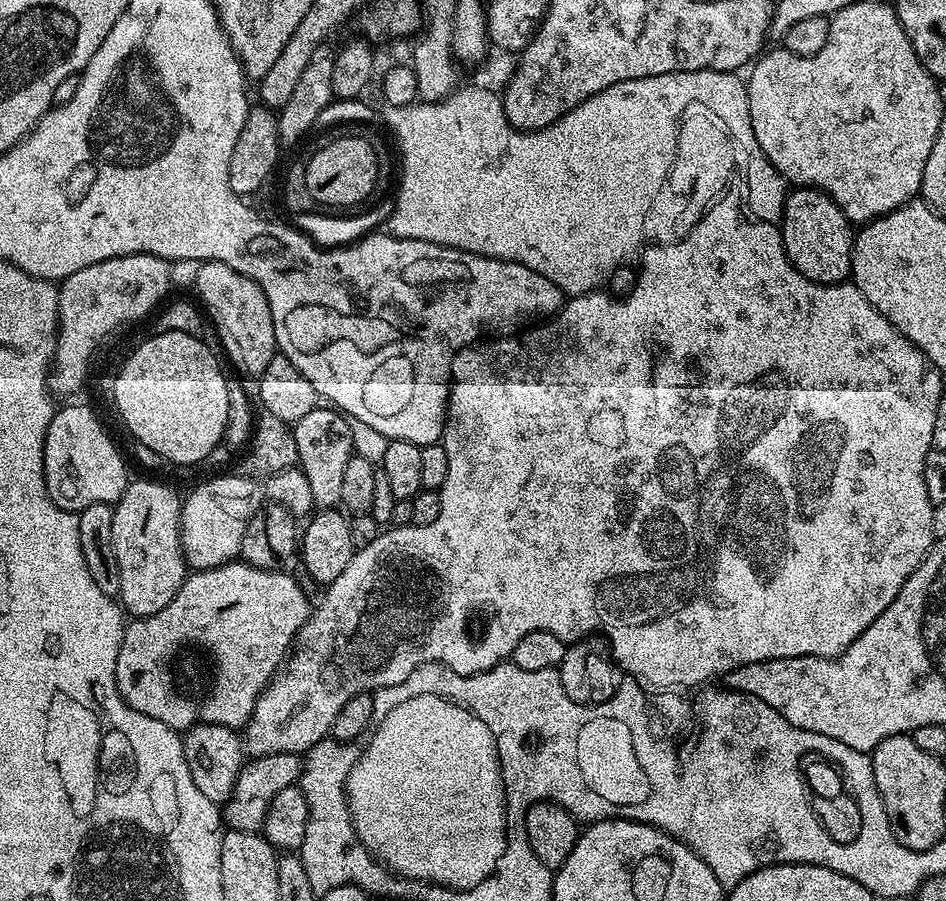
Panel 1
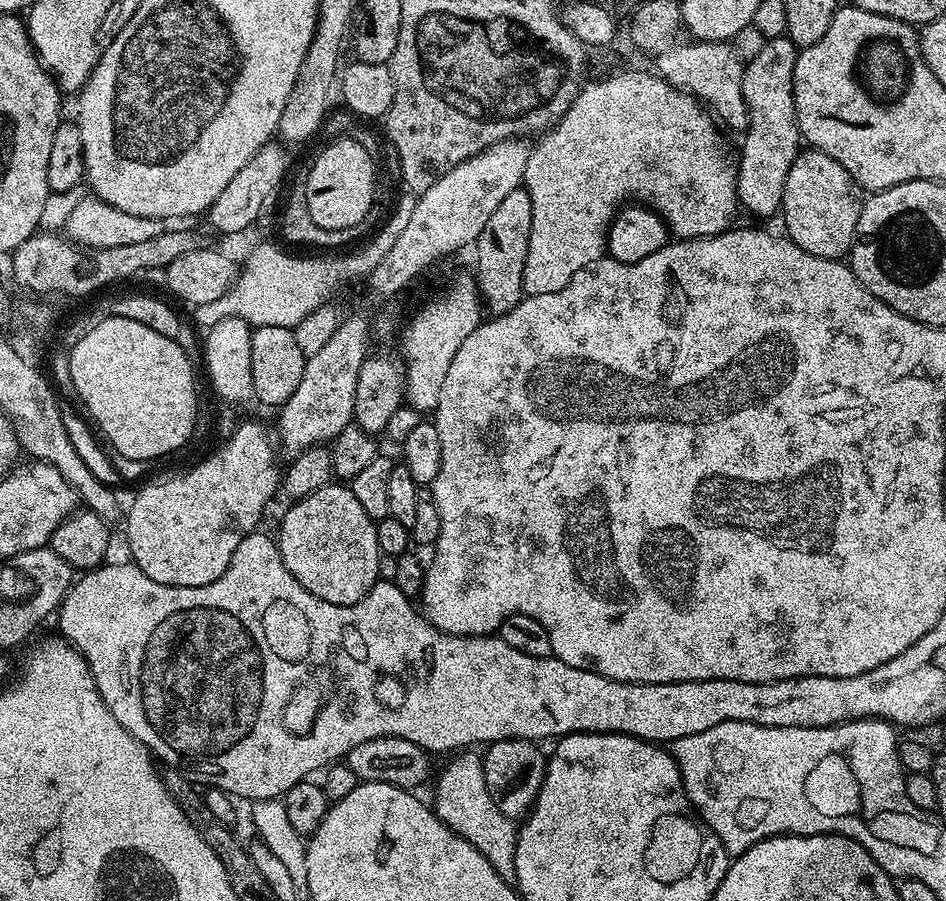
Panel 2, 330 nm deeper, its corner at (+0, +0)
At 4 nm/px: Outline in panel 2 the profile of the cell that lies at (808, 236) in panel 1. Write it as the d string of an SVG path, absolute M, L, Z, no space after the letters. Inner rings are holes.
M815 150L801 151L790 166L790 174L786 174L783 231L788 239L806 250L806 254L840 260L851 253L864 202L860 185L846 174L846 170L842 170L842 166L838 166L838 162L834 162L834 158Z

